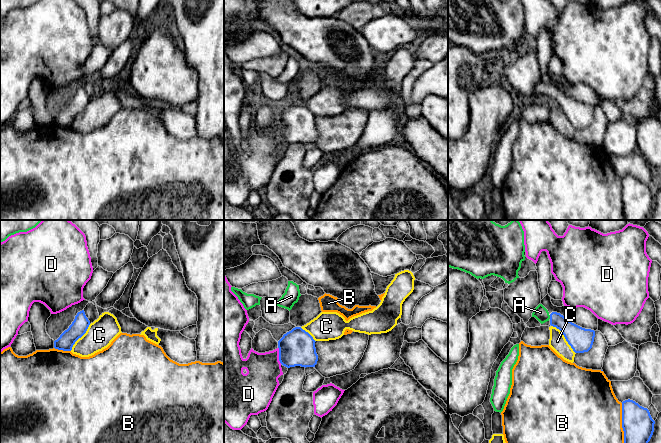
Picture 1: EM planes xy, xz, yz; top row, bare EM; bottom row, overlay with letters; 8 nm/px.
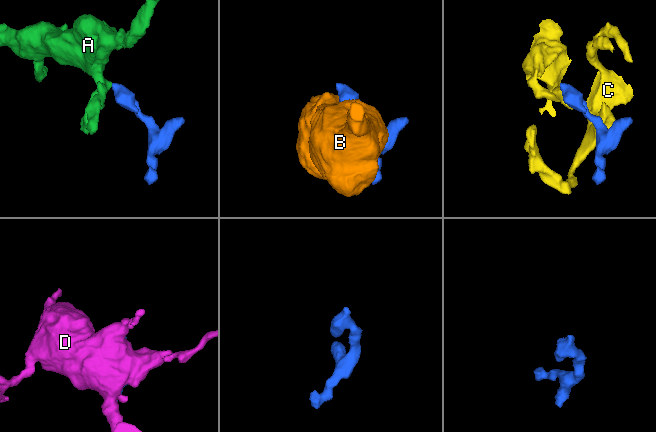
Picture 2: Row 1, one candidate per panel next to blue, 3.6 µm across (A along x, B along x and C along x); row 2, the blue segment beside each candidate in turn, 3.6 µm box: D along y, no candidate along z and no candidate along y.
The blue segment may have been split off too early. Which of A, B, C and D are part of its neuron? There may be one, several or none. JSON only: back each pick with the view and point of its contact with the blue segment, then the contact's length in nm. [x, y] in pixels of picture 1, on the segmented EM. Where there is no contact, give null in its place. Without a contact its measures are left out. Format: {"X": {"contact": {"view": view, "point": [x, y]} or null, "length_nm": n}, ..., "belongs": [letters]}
{"A": {"contact": {"view": "yz", "point": [550, 317]}, "length_nm": 30}, "belongs": ["A"]}

